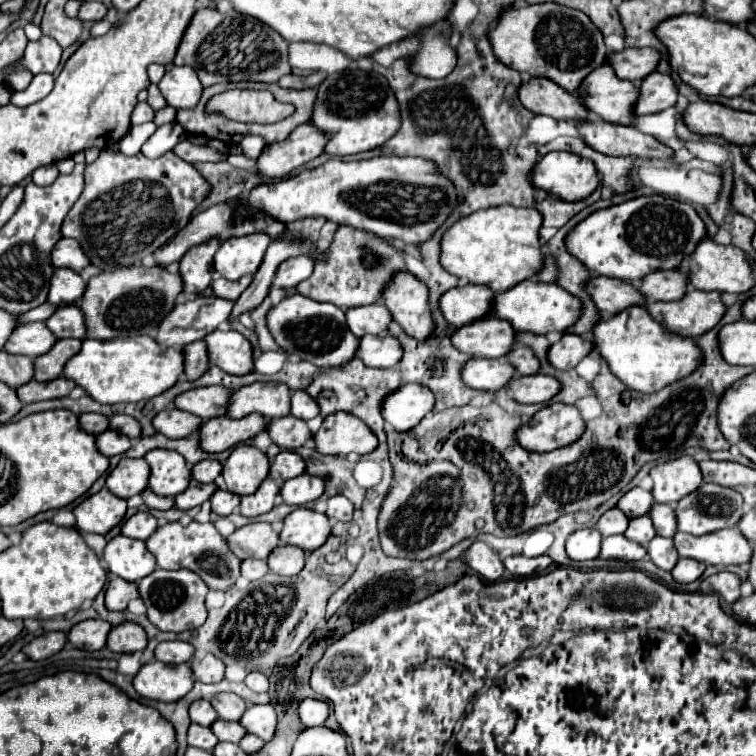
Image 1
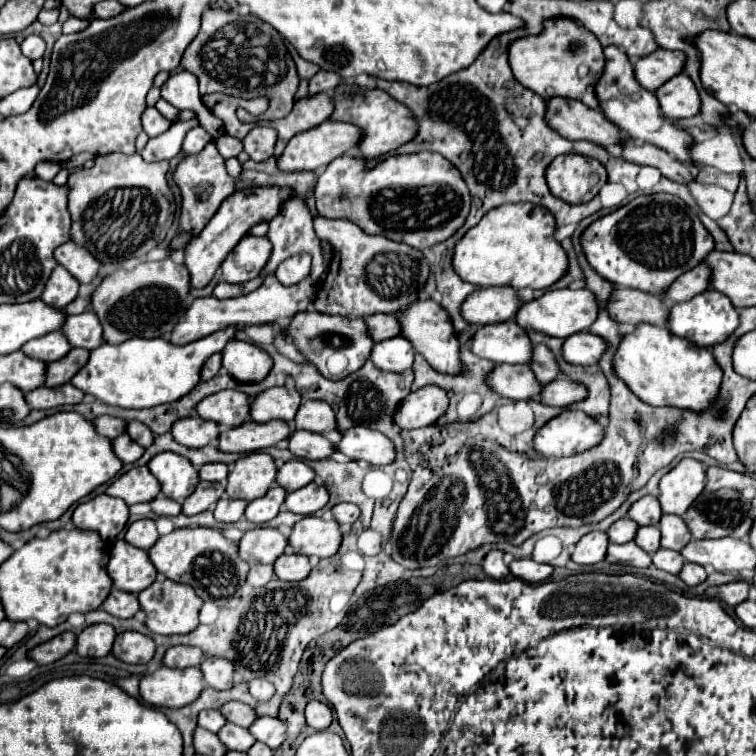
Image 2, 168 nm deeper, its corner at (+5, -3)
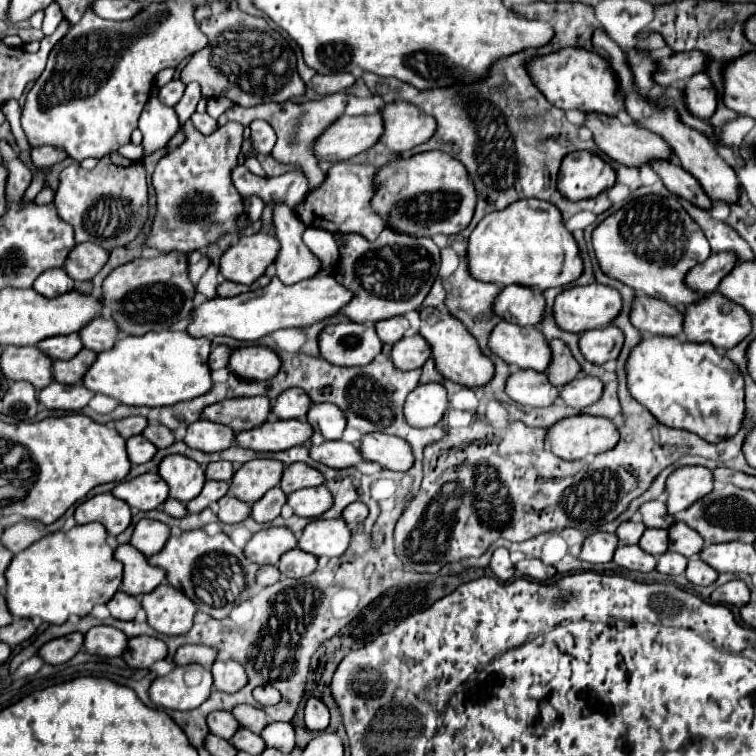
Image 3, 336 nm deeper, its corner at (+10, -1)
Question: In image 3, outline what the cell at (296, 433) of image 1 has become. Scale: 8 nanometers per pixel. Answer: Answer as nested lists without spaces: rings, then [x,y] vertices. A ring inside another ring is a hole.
[[[344,440],[324,442],[322,446],[310,446],[310,456],[320,464],[326,464],[326,466],[338,468],[338,470],[352,468],[364,460],[360,450]]]

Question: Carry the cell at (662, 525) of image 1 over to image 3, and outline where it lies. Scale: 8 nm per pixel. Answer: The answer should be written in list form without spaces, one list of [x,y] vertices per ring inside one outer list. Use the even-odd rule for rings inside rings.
[[[676,522],[668,532],[670,532],[670,550],[672,552],[678,552],[686,558],[698,556],[702,552],[704,538],[696,530],[688,528],[688,524]]]

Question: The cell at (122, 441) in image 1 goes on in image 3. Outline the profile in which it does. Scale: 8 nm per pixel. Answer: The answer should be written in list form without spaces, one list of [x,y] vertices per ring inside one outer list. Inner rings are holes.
[[[134,436],[132,440],[126,442],[126,448],[128,448],[128,458],[132,464],[144,464],[144,462],[150,462],[154,458],[154,454],[158,452],[158,448],[146,440],[144,436]]]

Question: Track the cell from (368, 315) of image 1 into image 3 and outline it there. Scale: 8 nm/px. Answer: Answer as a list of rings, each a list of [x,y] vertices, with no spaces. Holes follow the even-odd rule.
[[[396,316],[396,318],[388,318],[388,320],[382,320],[376,324],[376,332],[378,332],[378,338],[384,342],[384,344],[396,344],[404,334],[406,330],[410,328],[408,320],[404,316]]]

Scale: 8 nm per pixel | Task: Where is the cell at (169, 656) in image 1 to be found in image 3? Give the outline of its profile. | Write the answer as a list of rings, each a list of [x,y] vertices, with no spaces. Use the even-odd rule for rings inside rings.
[[[182,646],[176,652],[176,664],[184,666],[184,664],[202,664],[206,668],[210,668],[210,664],[214,664],[218,652],[210,646]]]

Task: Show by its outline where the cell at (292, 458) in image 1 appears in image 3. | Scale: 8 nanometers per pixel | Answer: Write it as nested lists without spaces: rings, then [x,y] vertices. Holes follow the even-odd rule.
[[[296,462],[284,470],[284,480],[280,482],[280,488],[286,494],[292,494],[296,490],[312,488],[312,486],[320,486],[320,484],[324,484],[322,472],[318,472],[316,468],[304,464],[304,462]]]

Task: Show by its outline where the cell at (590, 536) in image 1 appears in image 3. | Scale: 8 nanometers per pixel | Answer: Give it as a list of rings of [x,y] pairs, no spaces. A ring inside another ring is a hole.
[[[594,532],[584,540],[584,546],[578,554],[580,560],[600,564],[600,562],[612,562],[614,550],[618,548],[618,536],[608,532]]]

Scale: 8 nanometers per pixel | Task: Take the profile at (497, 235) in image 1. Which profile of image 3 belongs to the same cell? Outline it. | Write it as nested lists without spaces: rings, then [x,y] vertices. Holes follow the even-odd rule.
[[[524,198],[500,212],[484,216],[468,244],[470,274],[500,286],[528,286],[538,290],[562,288],[582,276],[584,264],[574,236],[566,230],[560,210],[544,200]]]

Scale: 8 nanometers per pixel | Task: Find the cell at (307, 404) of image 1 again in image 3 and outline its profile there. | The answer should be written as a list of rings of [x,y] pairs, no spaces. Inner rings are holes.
[[[312,404],[308,412],[308,422],[326,440],[340,440],[346,428],[346,416],[336,408],[336,404]]]

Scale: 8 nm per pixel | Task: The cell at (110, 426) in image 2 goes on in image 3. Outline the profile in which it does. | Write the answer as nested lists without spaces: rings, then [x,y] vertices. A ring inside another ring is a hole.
[[[130,416],[130,418],[122,418],[122,420],[116,420],[114,426],[118,428],[118,432],[124,436],[124,438],[132,438],[132,436],[138,436],[144,432],[144,428],[148,426],[148,420],[144,416]]]

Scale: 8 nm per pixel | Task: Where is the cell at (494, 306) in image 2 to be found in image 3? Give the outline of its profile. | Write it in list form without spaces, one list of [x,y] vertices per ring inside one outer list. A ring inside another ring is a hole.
[[[508,286],[500,292],[500,296],[496,298],[496,314],[502,316],[502,320],[508,320],[512,324],[520,324],[520,326],[536,326],[542,322],[544,318],[544,310],[546,310],[546,300],[542,296],[540,290],[534,288],[520,288],[520,286]]]

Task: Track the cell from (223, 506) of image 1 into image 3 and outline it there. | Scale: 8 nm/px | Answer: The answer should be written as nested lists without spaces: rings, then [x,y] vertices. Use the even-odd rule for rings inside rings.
[[[226,494],[218,500],[218,510],[216,510],[216,516],[220,518],[220,522],[226,522],[226,524],[238,524],[242,520],[246,520],[252,512],[252,506],[246,504],[246,502],[240,502],[236,496],[232,494]]]

